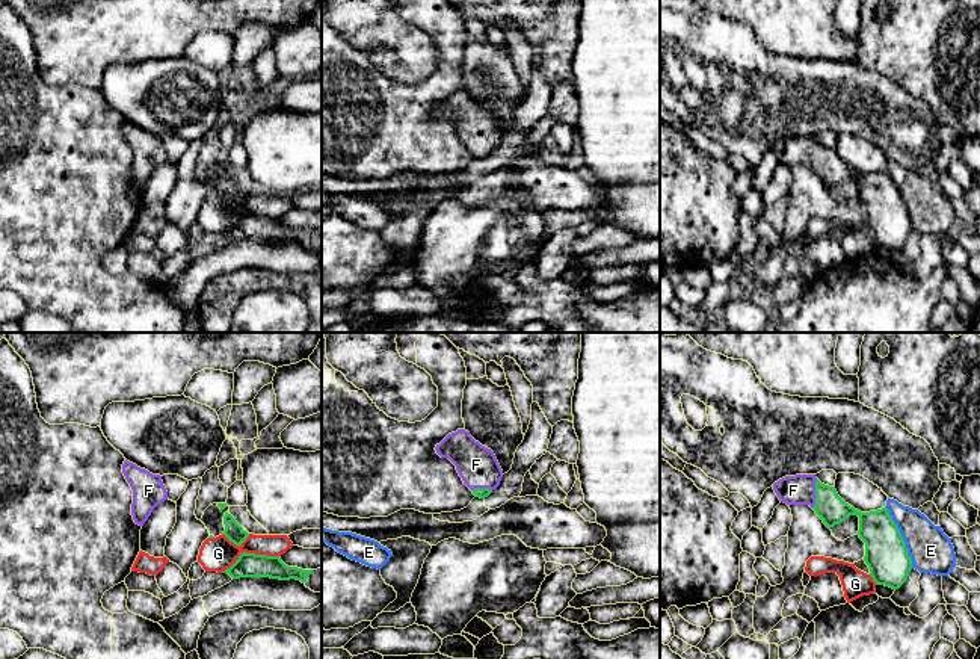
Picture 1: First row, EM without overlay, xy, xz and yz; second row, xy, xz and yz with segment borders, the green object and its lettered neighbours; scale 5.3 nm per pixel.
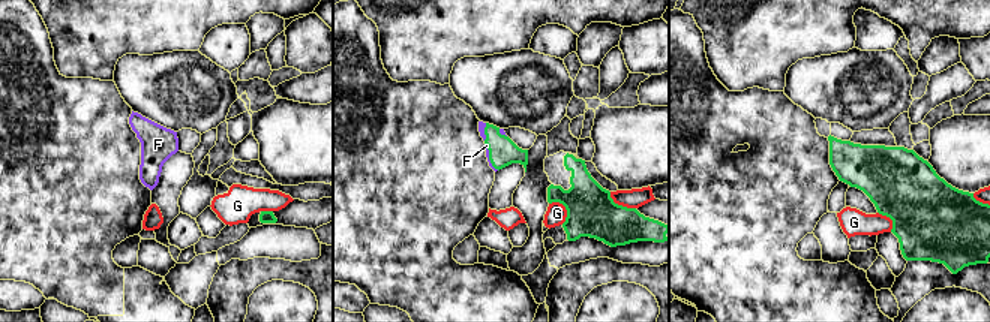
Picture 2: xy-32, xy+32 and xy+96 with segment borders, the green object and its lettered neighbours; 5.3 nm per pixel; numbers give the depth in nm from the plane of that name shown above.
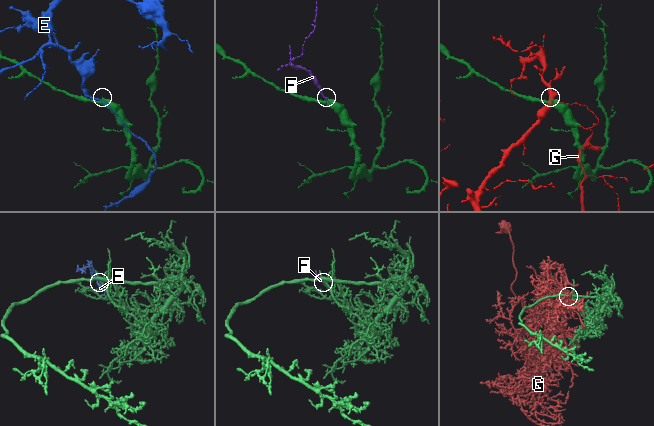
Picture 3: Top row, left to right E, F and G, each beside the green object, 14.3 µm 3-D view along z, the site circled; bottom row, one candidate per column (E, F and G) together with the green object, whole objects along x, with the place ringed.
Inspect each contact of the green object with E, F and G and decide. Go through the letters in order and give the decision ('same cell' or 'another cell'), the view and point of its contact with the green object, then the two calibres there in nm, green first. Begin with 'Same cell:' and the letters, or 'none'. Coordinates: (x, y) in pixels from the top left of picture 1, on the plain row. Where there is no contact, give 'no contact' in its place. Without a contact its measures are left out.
Same cell: F
E: another cell; contact yz (902, 198); calibres 220 and 220 nm
F: same cell; contact yz (816, 156); calibres 160 and 160 nm
G: another cell; contact xy (249, 215); calibres 130 and 180 nm

